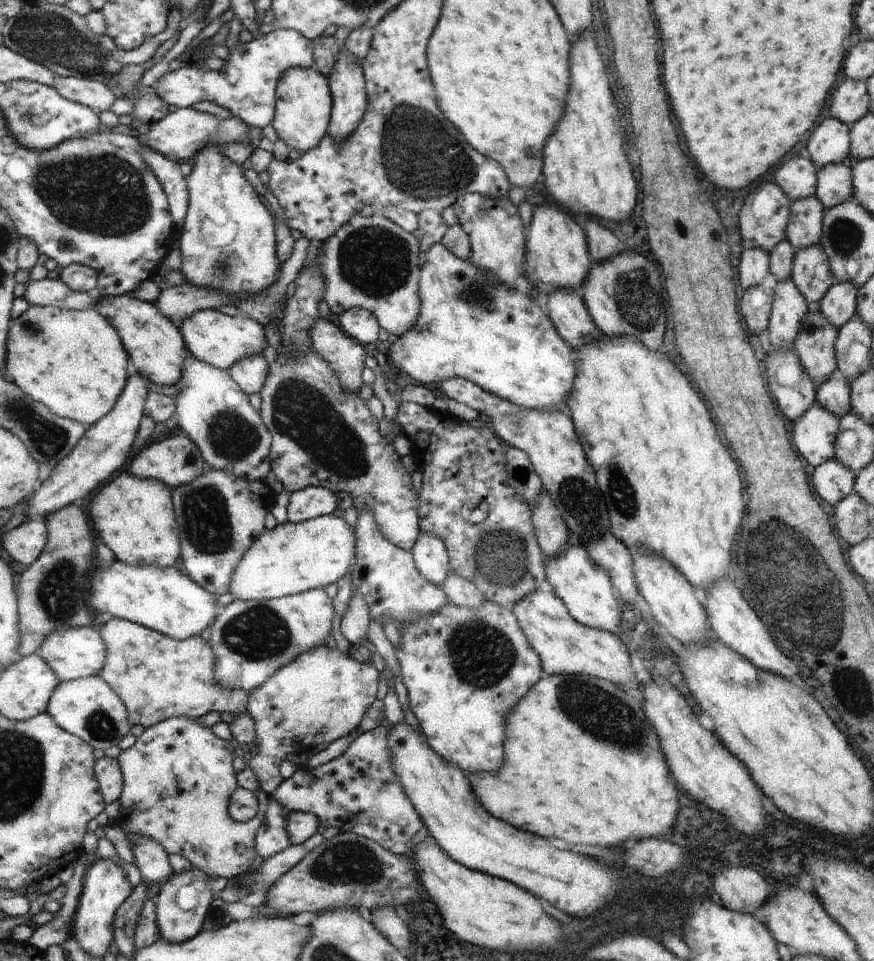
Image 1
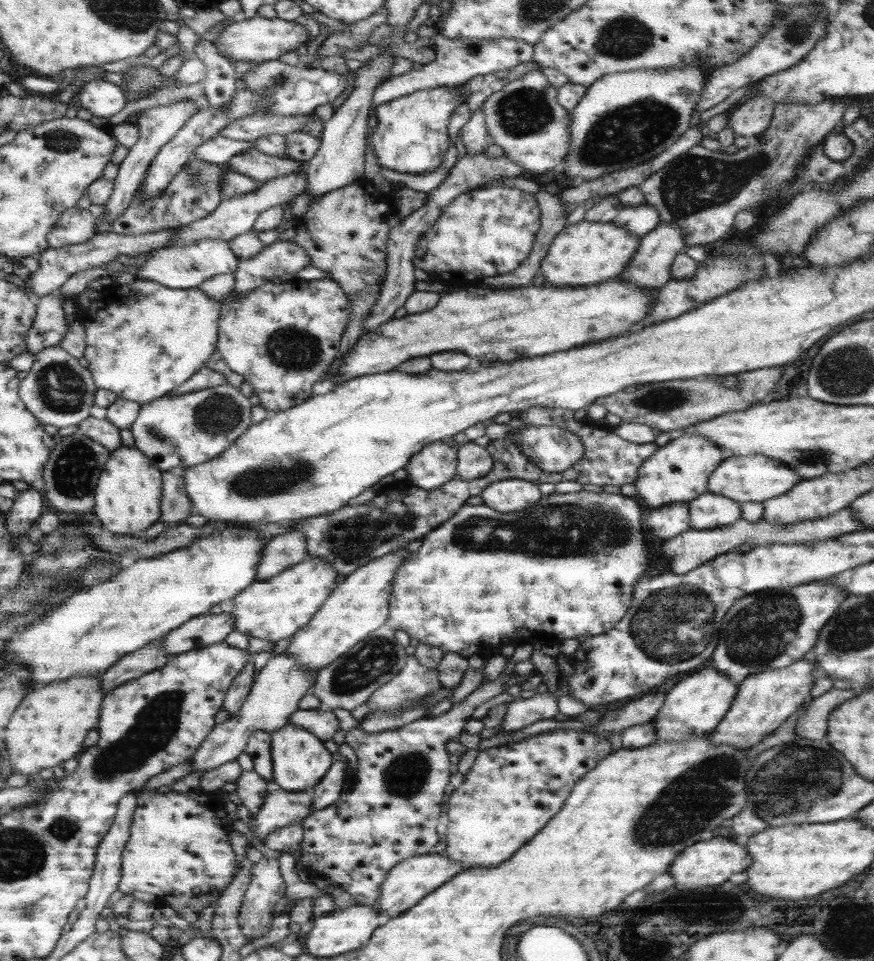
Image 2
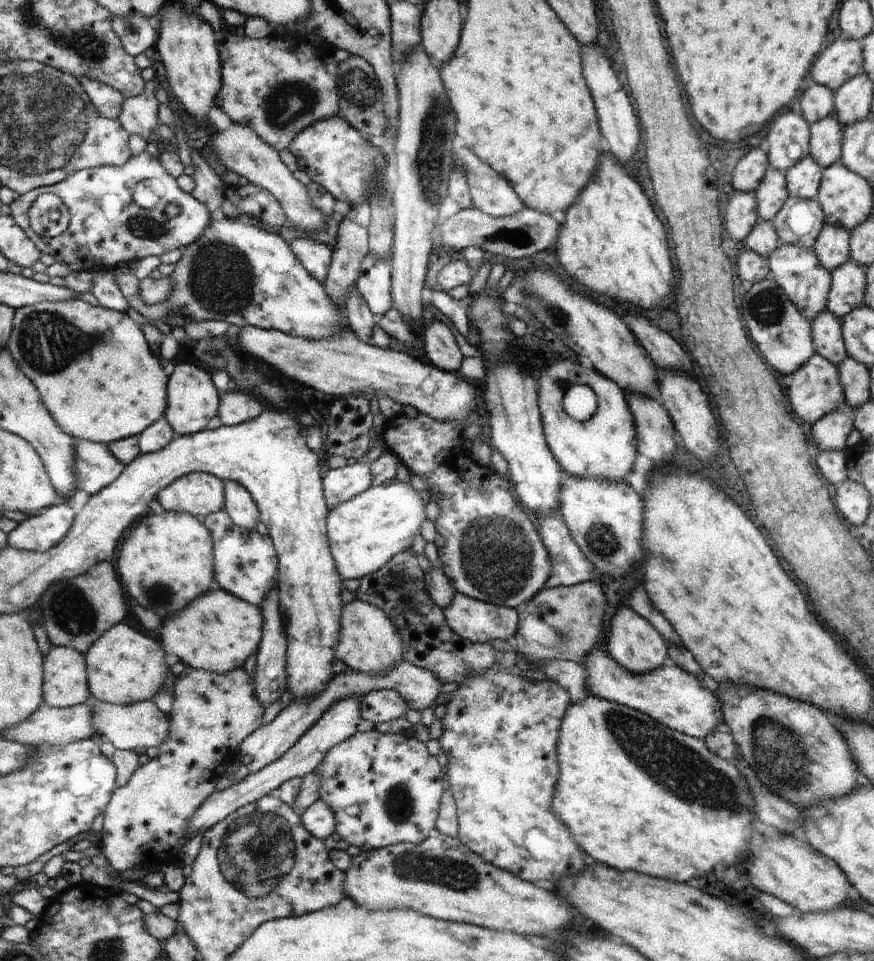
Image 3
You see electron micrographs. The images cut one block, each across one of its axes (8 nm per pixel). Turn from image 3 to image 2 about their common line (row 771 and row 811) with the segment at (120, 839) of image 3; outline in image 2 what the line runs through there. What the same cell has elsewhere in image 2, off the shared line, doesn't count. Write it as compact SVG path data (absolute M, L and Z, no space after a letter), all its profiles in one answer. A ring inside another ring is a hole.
M144 788L143 790L137 790L137 807L135 808L135 813L132 817L132 825L130 825L130 834L123 850L121 851L121 869L119 881L117 884L117 890L123 893L130 892L147 892L147 894L153 894L157 898L159 904L169 906L171 910L176 912L176 915L189 923L195 922L199 911L203 910L205 906L208 906L211 902L215 902L217 897L223 893L223 889L229 885L232 881L231 874L236 866L235 854L231 850L231 846L228 843L228 833L229 826L226 822L226 818L222 813L222 804L216 793L213 792L203 792L202 790L191 790L187 792L171 792L167 793L156 793L155 790L151 788Z

